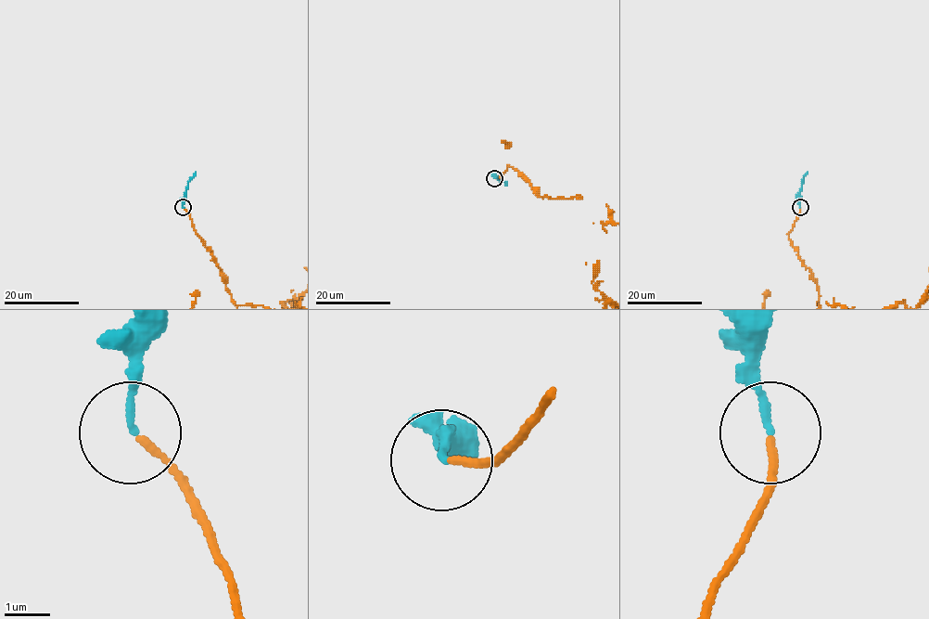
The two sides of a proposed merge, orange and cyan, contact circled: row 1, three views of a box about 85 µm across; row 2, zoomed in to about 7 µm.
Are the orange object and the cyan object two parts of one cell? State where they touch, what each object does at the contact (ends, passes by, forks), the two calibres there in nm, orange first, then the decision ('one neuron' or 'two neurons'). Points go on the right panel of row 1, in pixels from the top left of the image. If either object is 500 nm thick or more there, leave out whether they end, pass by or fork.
at (800, 207); orange ends there; cyan ends there; 140 nm thick on the orange side, 140 nm on the other; one neuron

